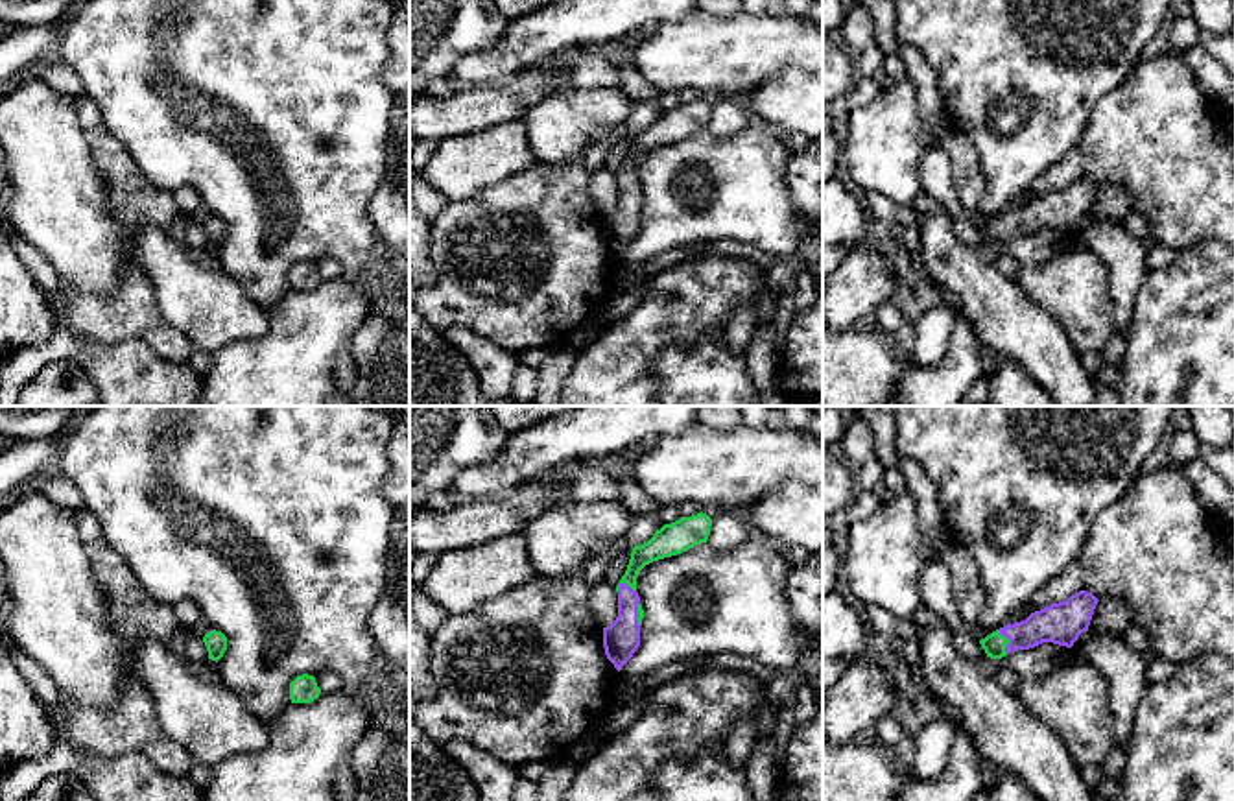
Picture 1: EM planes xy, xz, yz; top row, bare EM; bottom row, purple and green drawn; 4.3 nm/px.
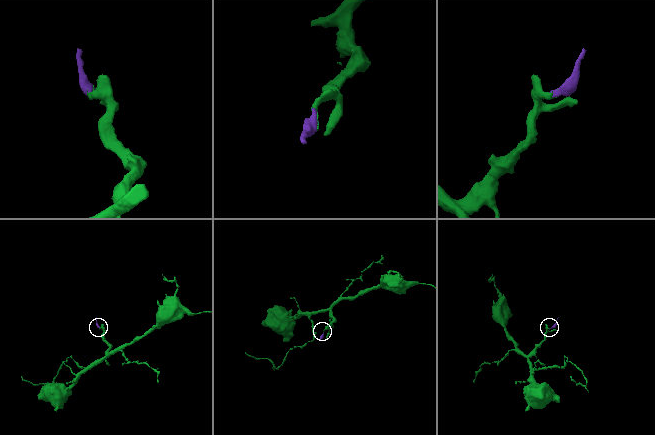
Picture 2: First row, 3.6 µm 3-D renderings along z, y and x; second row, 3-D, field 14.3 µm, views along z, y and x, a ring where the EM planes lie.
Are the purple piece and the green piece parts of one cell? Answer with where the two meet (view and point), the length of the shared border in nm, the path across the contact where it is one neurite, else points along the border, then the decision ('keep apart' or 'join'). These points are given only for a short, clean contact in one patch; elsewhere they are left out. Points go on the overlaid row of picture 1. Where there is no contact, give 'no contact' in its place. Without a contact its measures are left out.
meets purple in yz at (1009, 641); contact 120 nm long; runs through yz (1063, 622), (1039, 626), (1009, 641), (995, 645); join

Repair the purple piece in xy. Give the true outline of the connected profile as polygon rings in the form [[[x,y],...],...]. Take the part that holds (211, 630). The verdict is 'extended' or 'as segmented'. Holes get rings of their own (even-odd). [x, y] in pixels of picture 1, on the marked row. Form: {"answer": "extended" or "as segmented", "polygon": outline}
{"answer": "extended", "polygon": [[[210,629],[205,637],[203,642],[208,652],[208,659],[220,661],[227,650],[227,637],[221,631]]]}

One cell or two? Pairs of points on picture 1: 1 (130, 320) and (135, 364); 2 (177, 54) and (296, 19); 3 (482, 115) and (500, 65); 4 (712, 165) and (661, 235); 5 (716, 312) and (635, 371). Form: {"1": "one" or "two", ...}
{"1": "two", "2": "one", "3": "two", "4": "one", "5": "one"}

